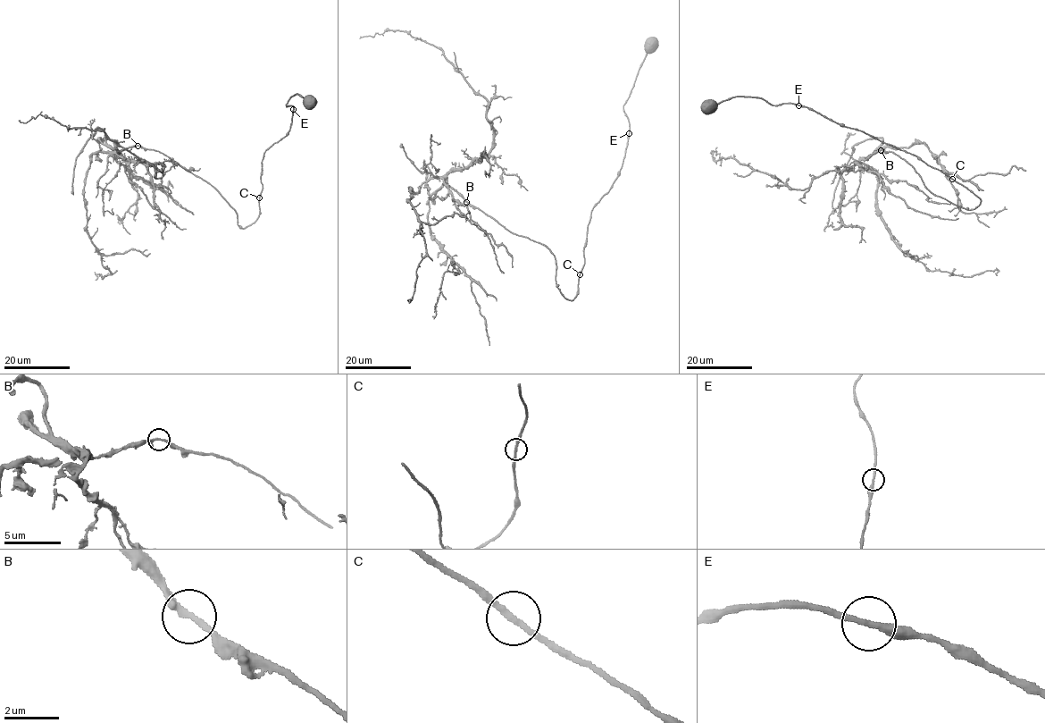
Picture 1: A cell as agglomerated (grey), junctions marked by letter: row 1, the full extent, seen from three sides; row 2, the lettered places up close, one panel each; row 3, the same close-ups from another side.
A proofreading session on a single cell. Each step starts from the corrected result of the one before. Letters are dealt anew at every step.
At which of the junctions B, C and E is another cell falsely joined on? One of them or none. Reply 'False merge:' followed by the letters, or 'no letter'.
False merge: no letter

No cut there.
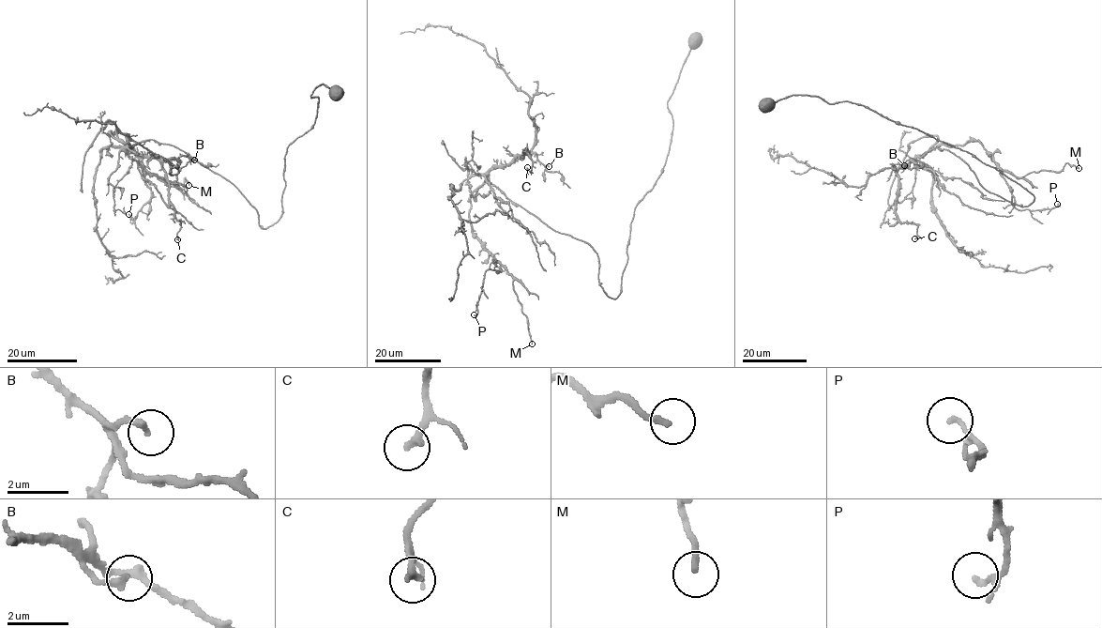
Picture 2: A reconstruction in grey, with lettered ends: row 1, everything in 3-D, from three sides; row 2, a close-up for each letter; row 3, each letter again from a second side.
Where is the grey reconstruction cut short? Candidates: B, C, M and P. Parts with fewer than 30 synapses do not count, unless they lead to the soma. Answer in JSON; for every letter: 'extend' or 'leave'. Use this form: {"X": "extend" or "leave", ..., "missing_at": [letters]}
{"B": "leave", "C": "leave", "M": "leave", "P": "leave", "missing_at": []}

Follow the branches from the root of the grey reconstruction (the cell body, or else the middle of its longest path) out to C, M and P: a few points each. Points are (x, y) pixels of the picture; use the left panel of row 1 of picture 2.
C: (336, 93), (310, 95), (265, 228), (176, 146), (128, 145), (160, 162), (177, 239)
M: (336, 93), (310, 95), (265, 228), (183, 150), (111, 132), (188, 185)
P: (336, 93), (310, 95), (267, 228), (183, 150), (112, 131), (151, 191), (128, 214)

